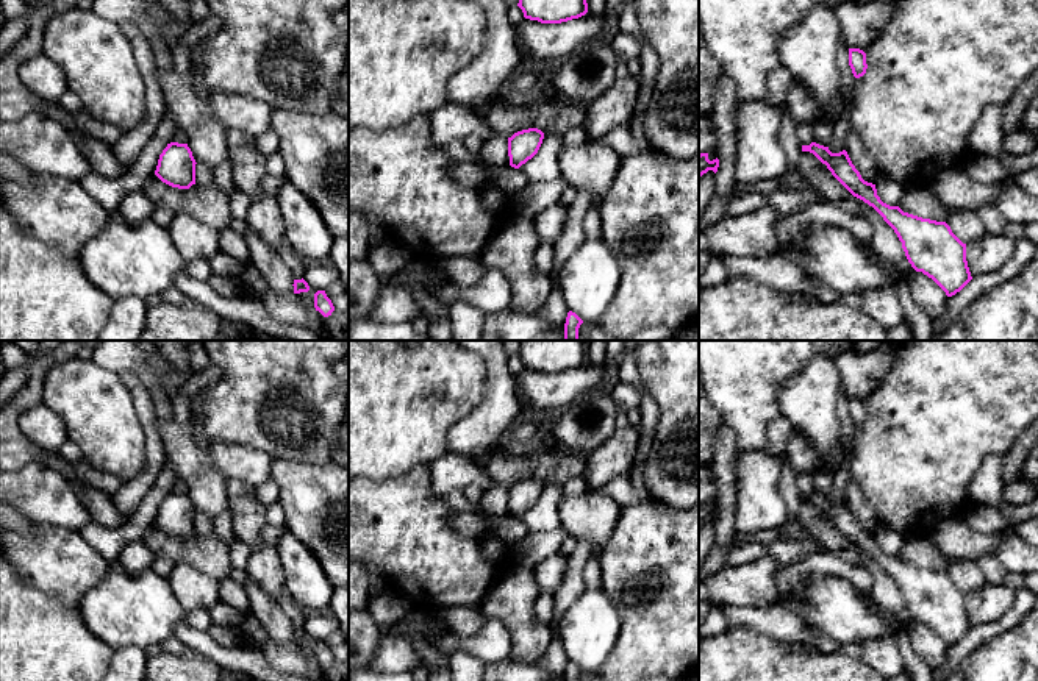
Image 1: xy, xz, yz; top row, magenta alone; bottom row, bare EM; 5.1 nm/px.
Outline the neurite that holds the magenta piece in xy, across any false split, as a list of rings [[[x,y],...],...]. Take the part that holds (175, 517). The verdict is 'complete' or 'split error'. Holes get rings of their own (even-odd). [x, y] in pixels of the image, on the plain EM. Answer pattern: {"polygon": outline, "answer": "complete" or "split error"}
{"polygon": [[[170,492],[159,505],[155,525],[172,537],[189,539],[195,534],[195,514],[188,494]]], "answer": "complete"}

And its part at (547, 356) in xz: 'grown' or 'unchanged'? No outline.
unchanged

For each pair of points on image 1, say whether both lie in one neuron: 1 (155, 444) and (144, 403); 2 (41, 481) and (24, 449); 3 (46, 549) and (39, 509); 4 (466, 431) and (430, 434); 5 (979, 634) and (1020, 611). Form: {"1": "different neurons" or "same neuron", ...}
{"1": "same neuron", "2": "different neurons", "3": "different neurons", "4": "different neurons", "5": "same neuron"}

